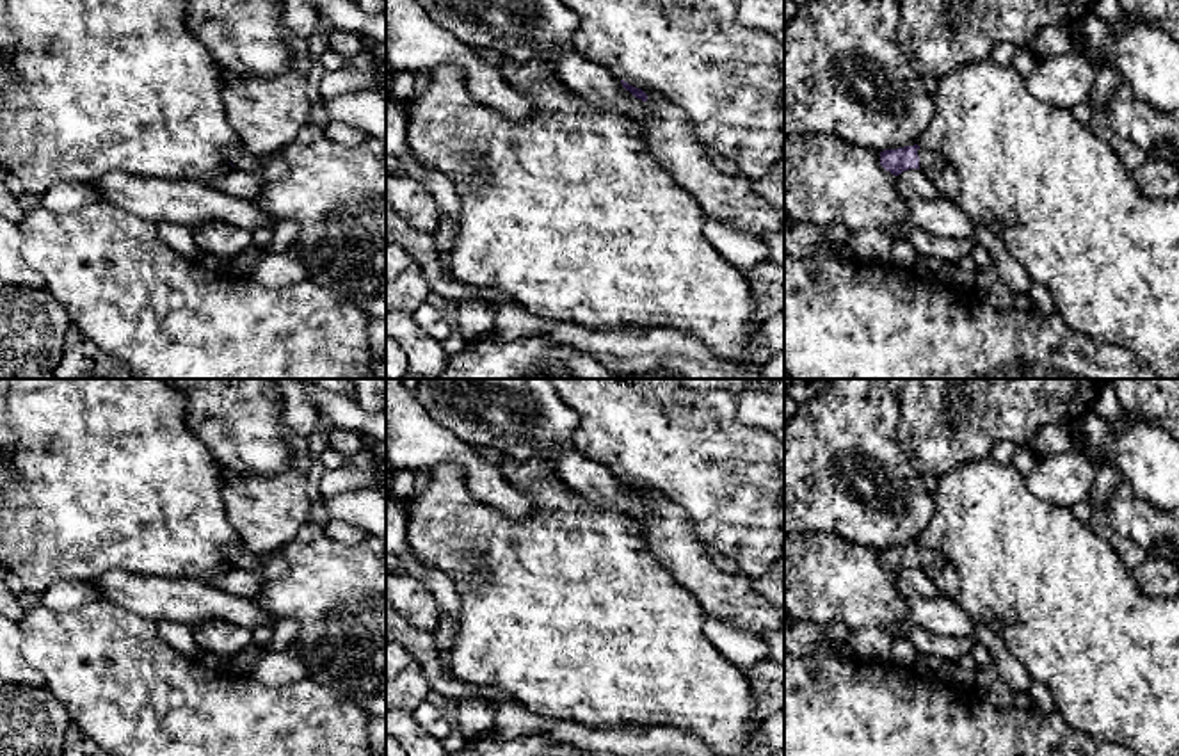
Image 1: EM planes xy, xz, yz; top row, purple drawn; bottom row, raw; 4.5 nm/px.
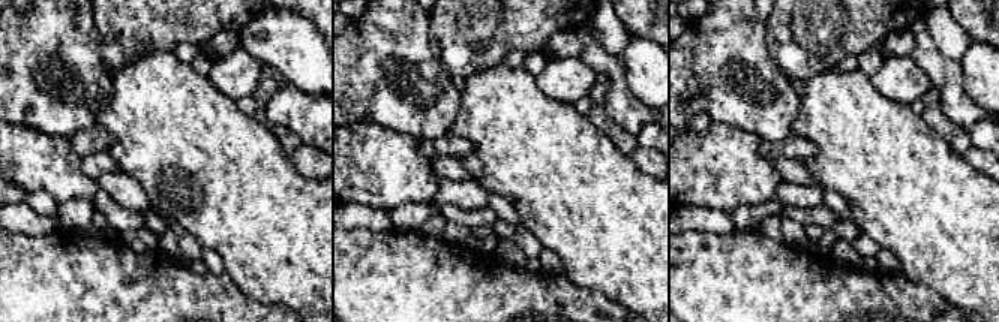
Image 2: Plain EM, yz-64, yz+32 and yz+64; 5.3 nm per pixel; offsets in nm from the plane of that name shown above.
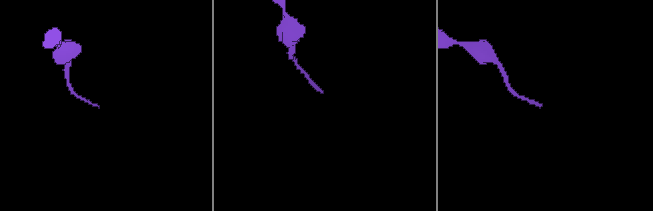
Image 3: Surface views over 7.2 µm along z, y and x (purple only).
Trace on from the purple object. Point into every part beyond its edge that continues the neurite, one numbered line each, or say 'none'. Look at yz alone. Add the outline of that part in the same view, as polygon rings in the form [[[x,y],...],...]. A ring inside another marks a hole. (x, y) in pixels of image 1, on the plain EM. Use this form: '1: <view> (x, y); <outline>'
1: yz (927, 557); [[[925,546],[918,548],[918,555],[919,555],[919,567],[928,567],[928,566],[935,566],[935,564],[942,564],[942,557]]]

